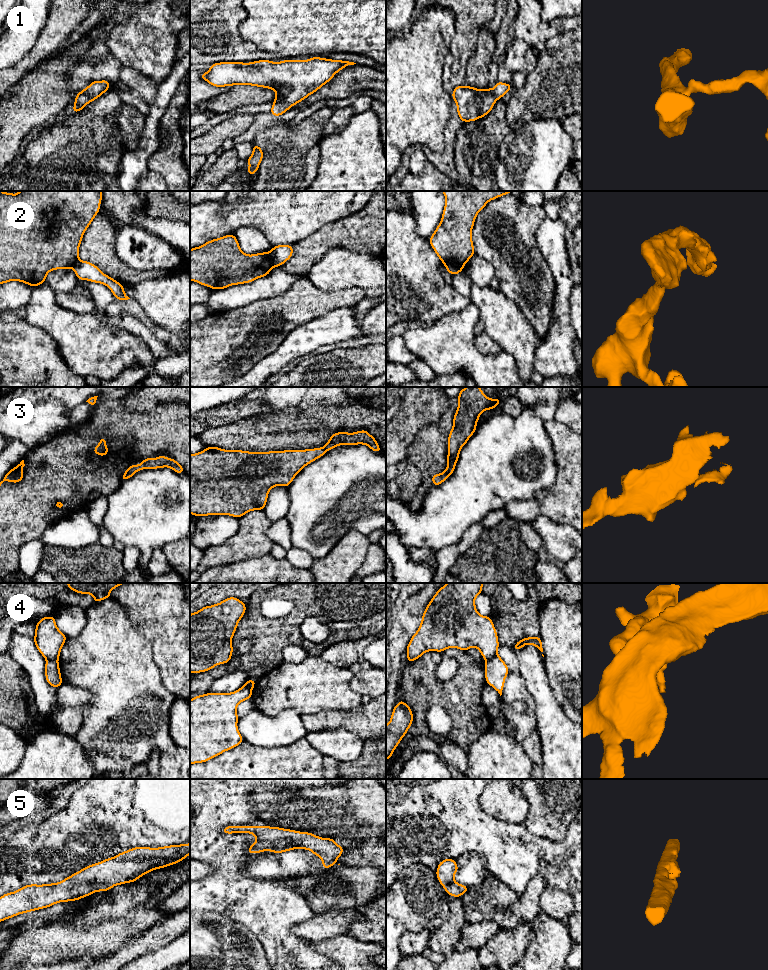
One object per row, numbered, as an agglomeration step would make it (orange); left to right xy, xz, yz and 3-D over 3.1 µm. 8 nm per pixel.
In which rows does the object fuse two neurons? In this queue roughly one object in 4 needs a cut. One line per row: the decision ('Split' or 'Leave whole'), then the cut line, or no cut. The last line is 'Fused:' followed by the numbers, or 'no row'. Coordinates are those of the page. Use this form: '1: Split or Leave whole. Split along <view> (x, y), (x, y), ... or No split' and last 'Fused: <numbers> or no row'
1: Leave whole. No split
2: Split. Split along yz (444, 263), (455, 264), (461, 271)
3: Split. Split along yz (446, 468), (449, 474)
4: Split. Split along xy (46, 658), (57, 661)
5: Leave whole. No split
Fused: 2, 3, 4

